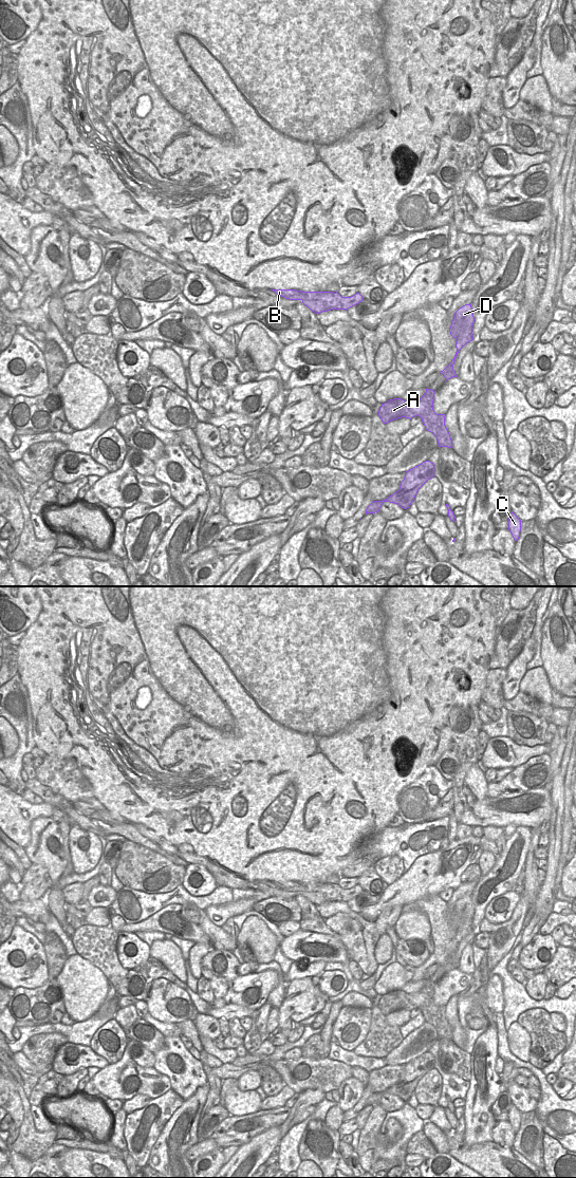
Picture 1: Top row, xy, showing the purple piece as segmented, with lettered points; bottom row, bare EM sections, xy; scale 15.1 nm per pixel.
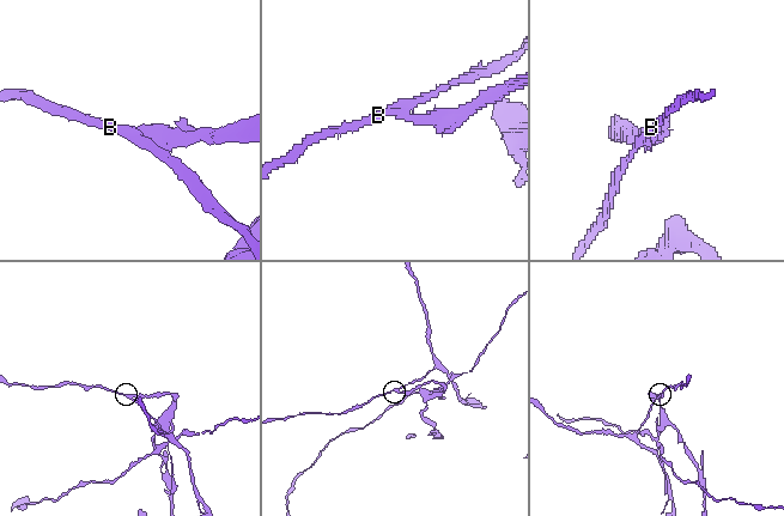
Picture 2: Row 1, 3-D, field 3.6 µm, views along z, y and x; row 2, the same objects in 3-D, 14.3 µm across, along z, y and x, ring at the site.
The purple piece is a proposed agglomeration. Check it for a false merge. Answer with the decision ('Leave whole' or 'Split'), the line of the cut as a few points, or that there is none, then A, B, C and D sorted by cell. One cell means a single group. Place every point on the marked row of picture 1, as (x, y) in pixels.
Split. Split along xy (304, 292), (302, 300). Groups: A D / B C

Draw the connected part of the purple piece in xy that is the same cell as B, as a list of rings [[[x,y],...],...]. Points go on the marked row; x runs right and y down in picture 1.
[[[271,289],[277,295],[290,300],[305,300],[304,292],[296,289]]]

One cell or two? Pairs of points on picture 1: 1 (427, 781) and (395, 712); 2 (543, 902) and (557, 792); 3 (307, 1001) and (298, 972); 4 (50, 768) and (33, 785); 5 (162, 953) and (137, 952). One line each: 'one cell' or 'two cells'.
1: two cells
2: one cell
3: two cells
4: two cells
5: two cells

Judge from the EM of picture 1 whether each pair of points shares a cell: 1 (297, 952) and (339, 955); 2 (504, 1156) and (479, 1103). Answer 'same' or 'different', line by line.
1: same
2: different

